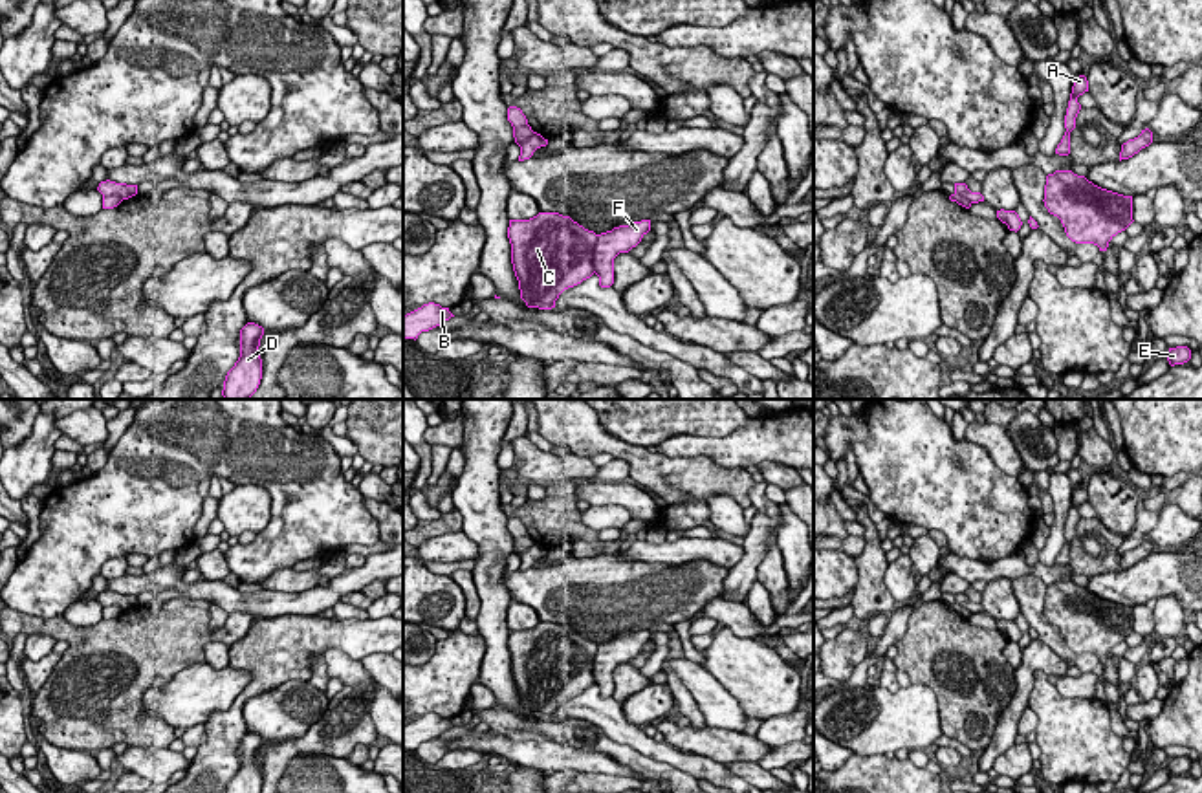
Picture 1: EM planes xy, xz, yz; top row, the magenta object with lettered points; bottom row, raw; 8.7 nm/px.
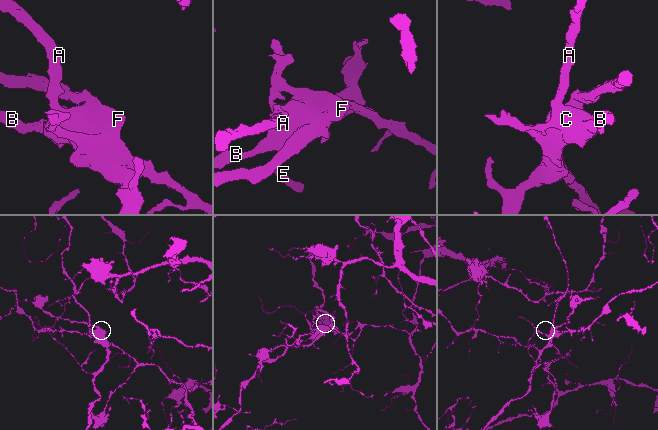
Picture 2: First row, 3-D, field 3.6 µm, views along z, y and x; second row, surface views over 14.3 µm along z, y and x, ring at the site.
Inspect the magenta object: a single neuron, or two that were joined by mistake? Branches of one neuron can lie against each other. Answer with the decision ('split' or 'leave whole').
split

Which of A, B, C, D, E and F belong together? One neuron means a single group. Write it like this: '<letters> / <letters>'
A B C D E / F

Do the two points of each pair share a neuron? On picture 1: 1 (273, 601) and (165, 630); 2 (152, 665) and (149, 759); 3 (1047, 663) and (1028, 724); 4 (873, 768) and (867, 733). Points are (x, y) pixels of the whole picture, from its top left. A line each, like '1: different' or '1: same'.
1: different
2: different
3: different
4: different

